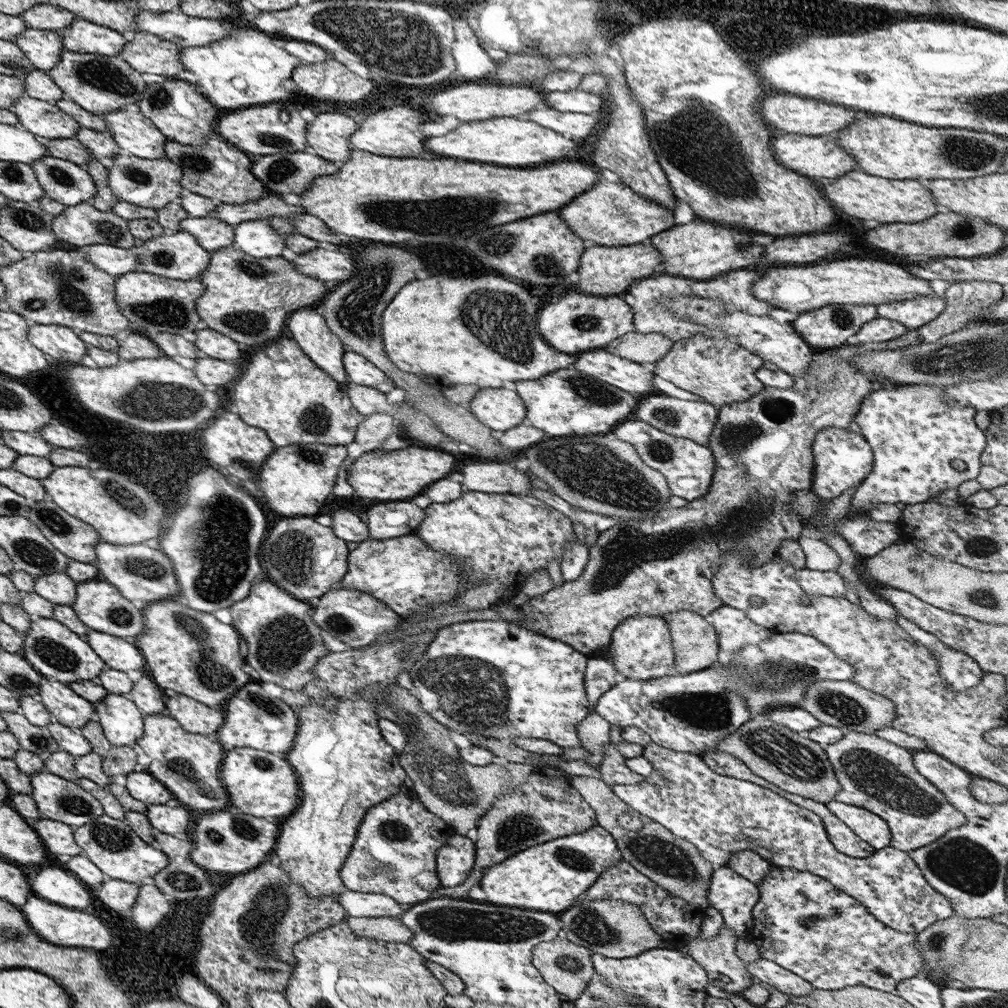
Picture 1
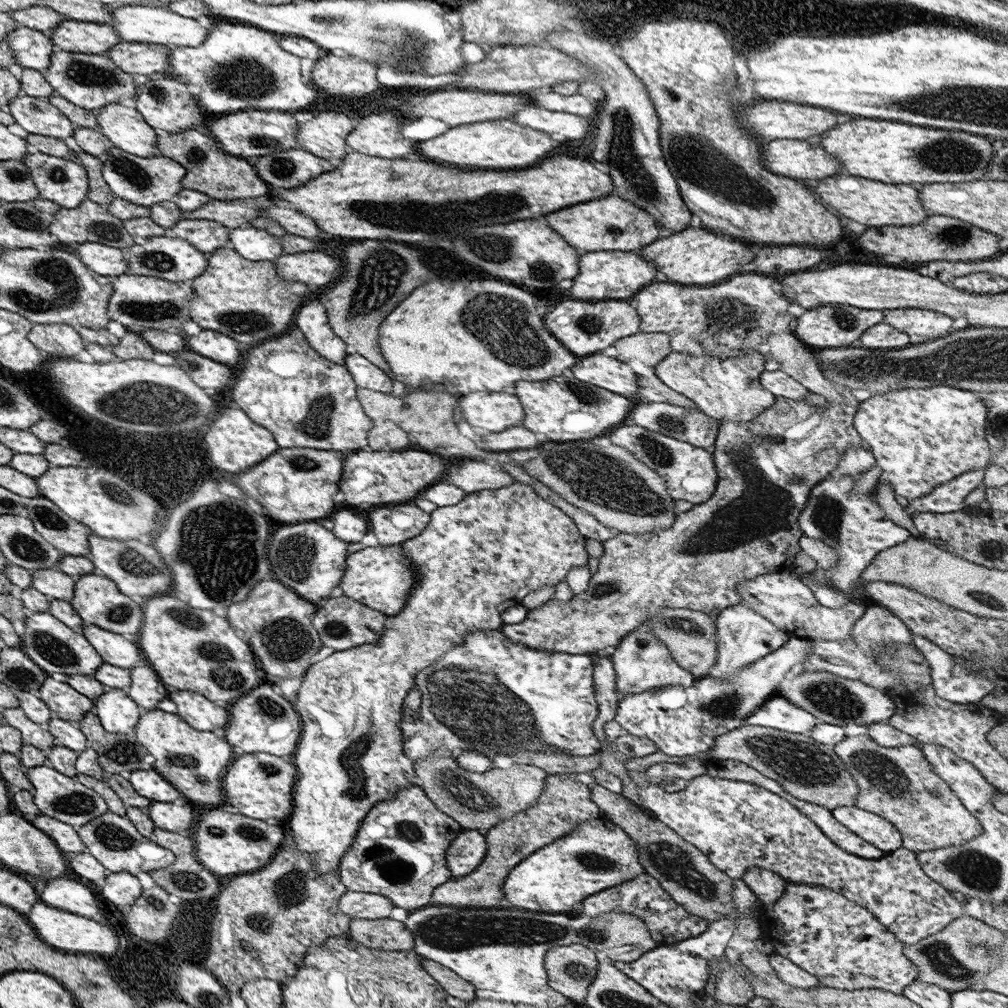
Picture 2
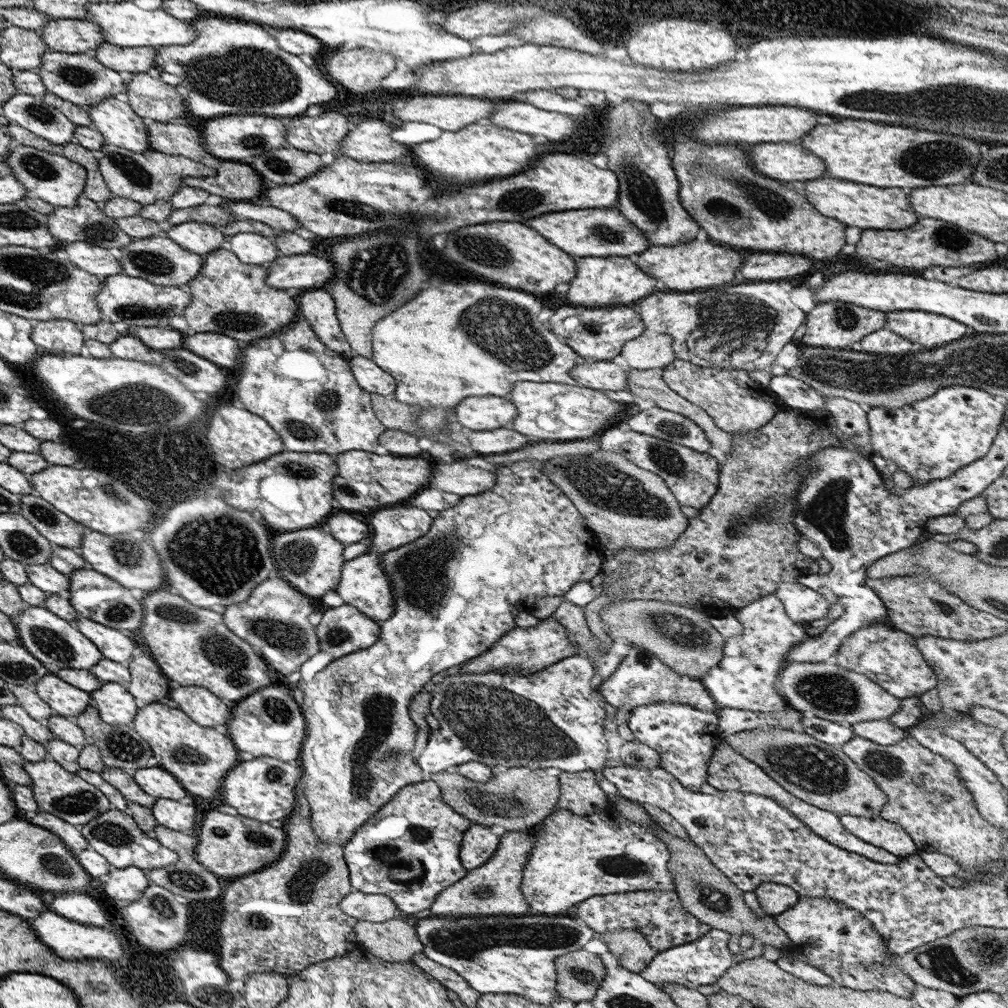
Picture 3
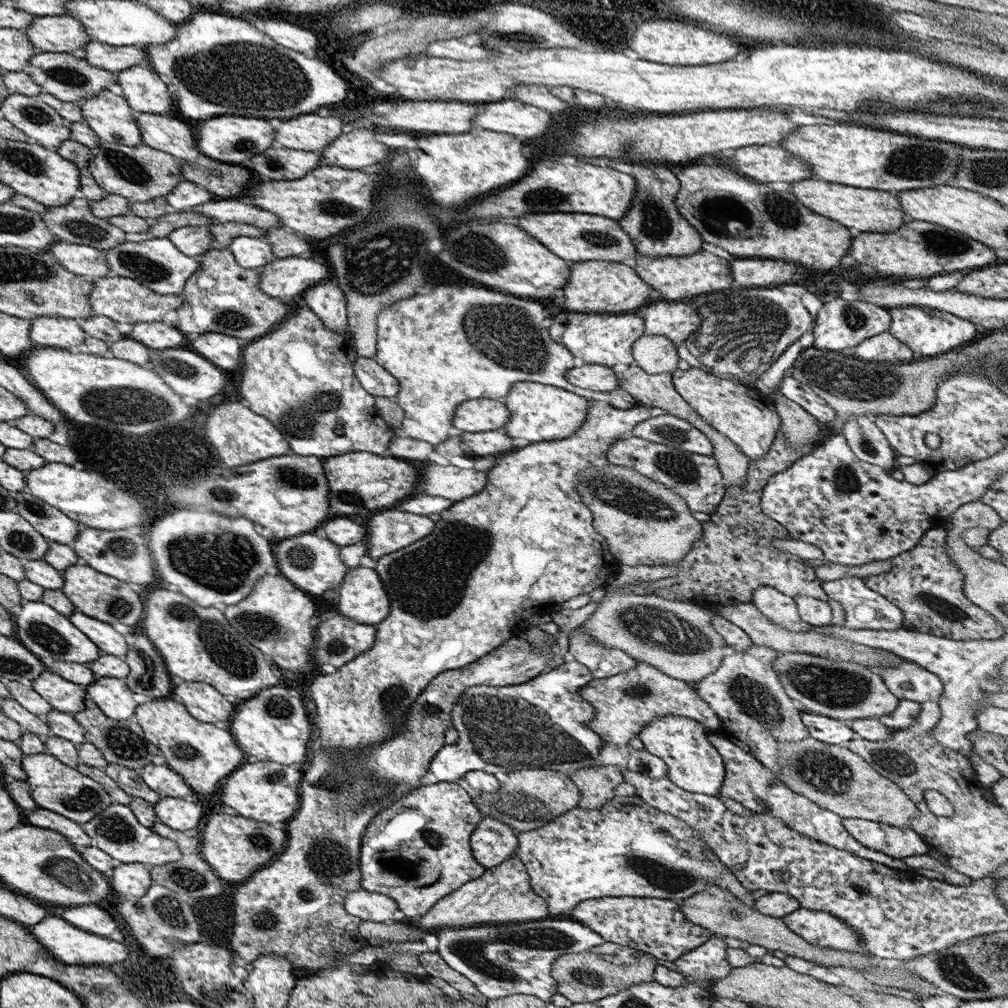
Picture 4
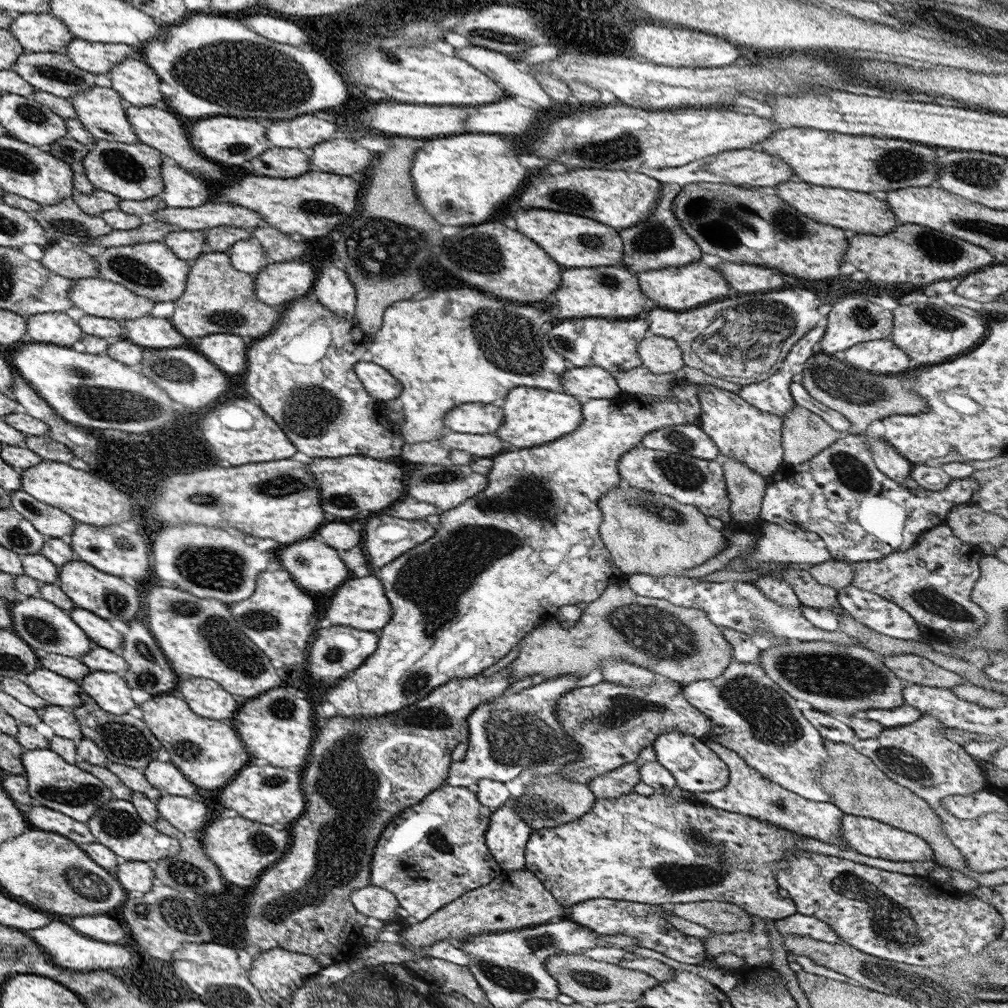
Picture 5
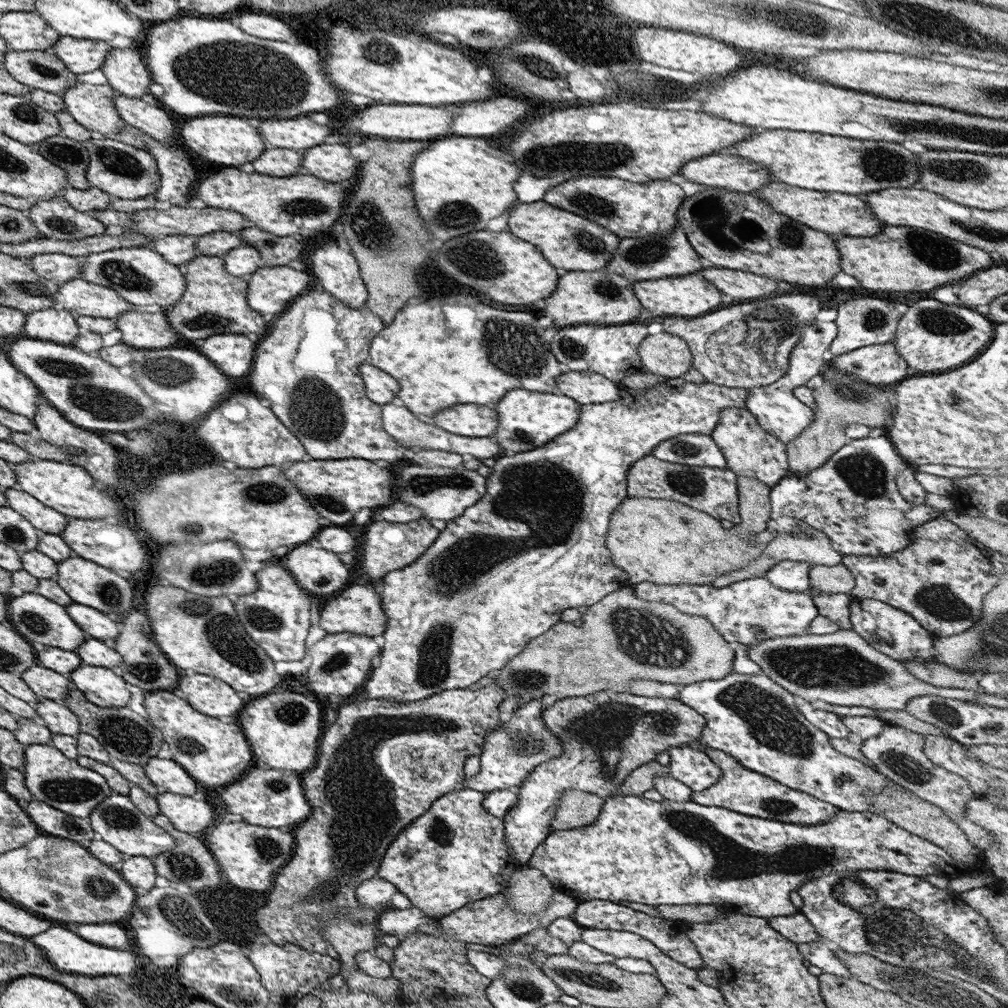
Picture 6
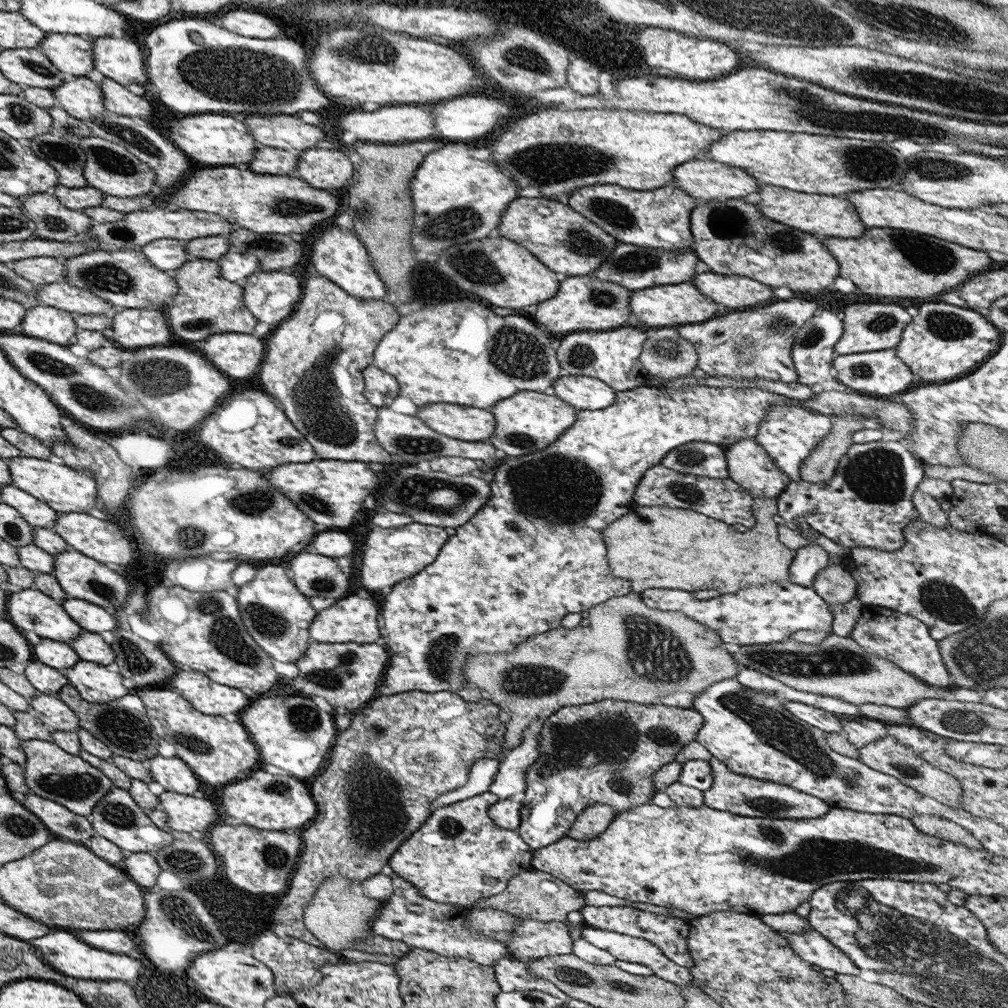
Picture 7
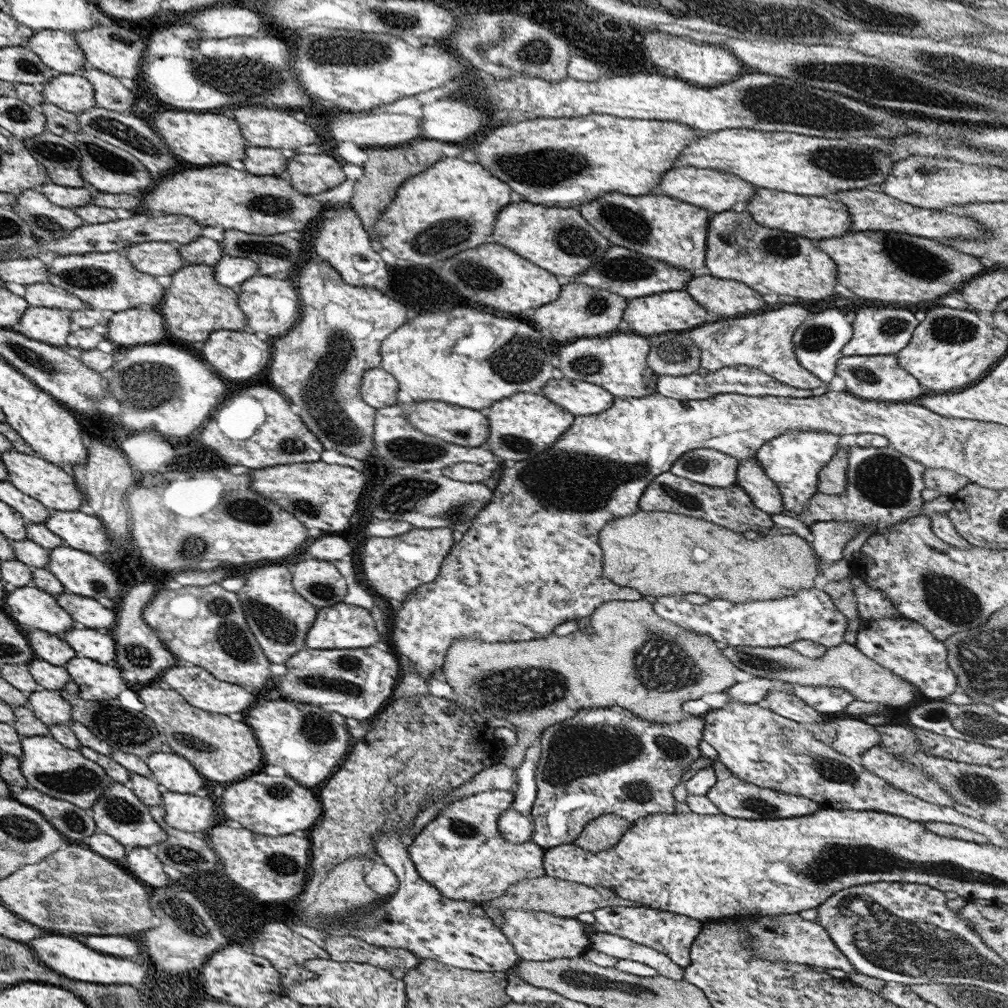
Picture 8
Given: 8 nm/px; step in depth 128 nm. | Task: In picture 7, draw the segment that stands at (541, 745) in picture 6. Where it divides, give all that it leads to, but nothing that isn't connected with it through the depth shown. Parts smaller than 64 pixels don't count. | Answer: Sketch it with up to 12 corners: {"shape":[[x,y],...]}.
{"shape":[[531,732],[498,760],[487,790],[499,799],[522,795],[524,770],[538,759]]}

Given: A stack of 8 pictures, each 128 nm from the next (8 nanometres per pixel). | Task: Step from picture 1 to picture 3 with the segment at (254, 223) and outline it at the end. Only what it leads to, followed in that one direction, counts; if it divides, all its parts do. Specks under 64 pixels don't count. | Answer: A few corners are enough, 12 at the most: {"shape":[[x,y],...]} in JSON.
{"shape":[[252,232],[225,237],[245,264],[267,266],[279,256],[272,239]]}

